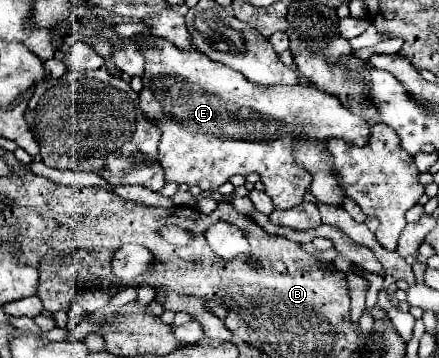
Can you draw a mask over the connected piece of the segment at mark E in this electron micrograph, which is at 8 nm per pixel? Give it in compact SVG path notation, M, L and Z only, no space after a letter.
M143 34L143 37L149 39L149 47L139 47L147 59L143 91L139 93L139 109L143 111L145 119L157 121L155 125L161 131L157 161L165 171L167 183L185 183L189 187L197 185L203 191L215 191L219 185L229 181L231 175L259 173L265 193L271 197L275 209L291 209L303 201L307 185L311 183L311 177L307 177L307 173L303 173L303 169L299 169L291 157L295 121L299 121L299 125L307 125L307 133L311 133L311 137L339 137L351 145L367 145L369 141L367 121L347 111L335 95L305 85L295 85L295 89L259 89L259 85L251 85L239 71L223 63L215 63L203 53L179 49L173 43L153 35Z

